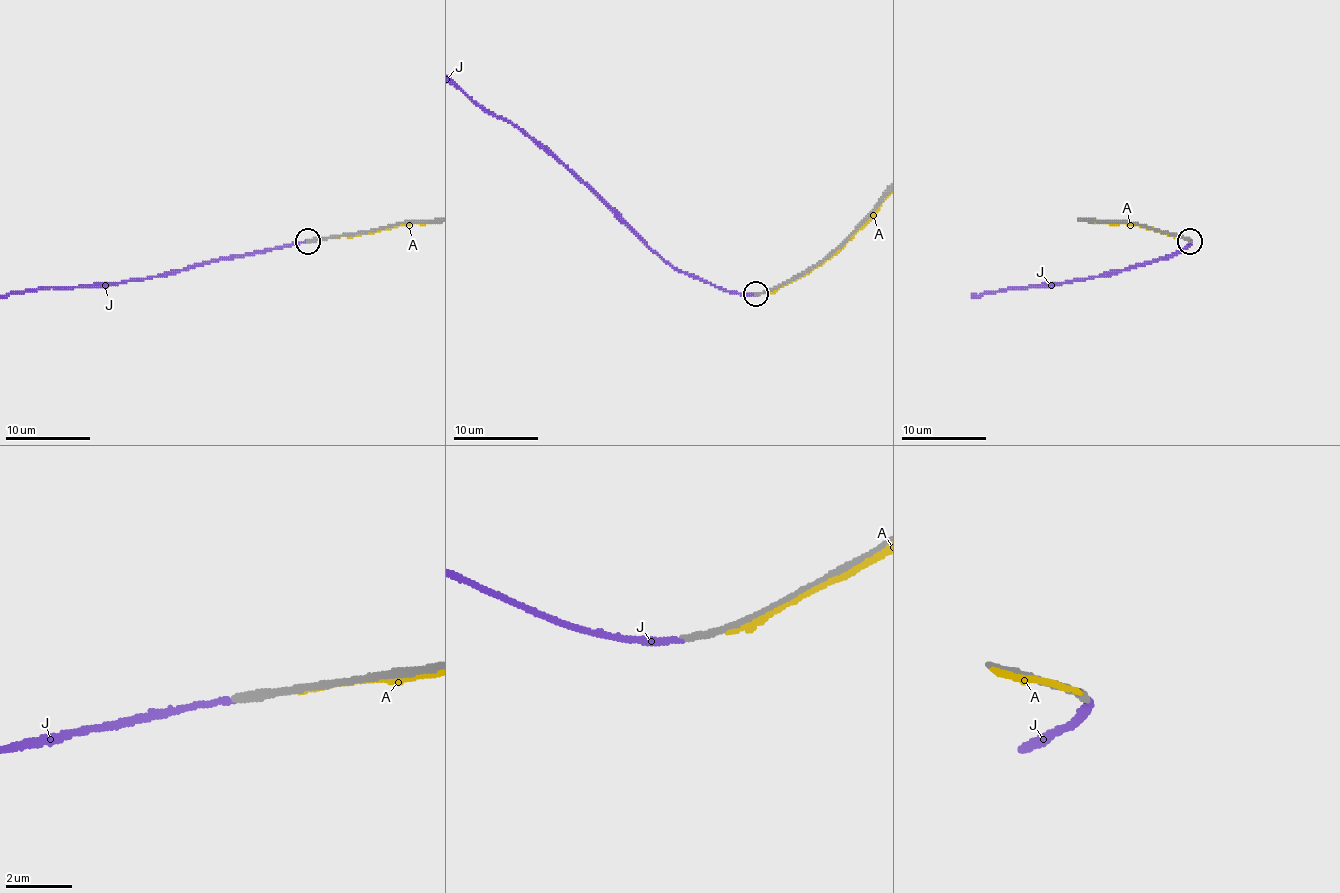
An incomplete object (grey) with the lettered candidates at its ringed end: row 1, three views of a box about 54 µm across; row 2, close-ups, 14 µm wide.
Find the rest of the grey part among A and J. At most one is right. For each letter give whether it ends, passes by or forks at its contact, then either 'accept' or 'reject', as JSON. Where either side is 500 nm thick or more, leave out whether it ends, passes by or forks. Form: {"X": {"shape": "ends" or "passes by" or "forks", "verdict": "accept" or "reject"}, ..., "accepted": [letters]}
{"A": {"shape": "ends", "verdict": "reject"}, "J": {"shape": "ends", "verdict": "accept"}, "accepted": ["J"]}

